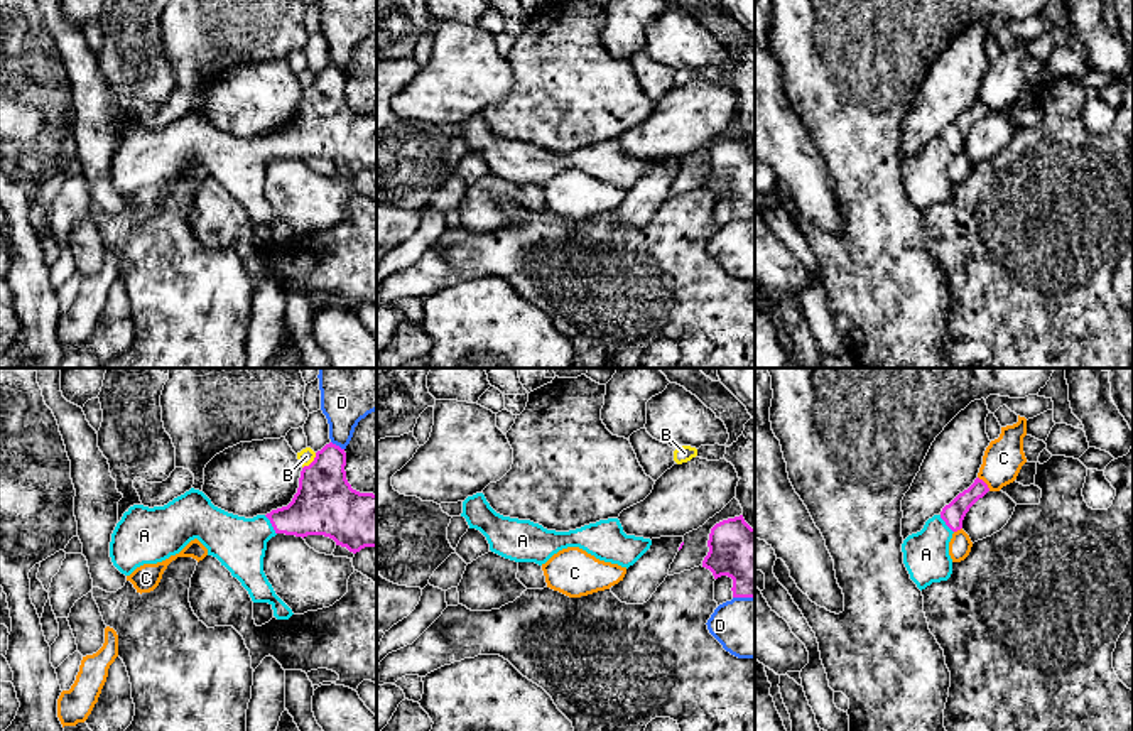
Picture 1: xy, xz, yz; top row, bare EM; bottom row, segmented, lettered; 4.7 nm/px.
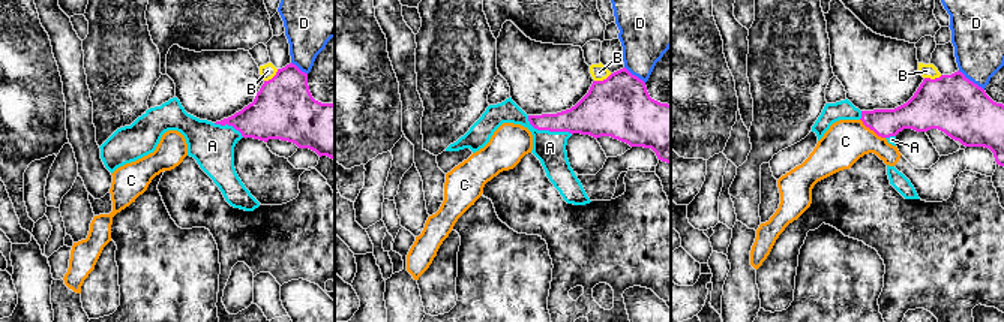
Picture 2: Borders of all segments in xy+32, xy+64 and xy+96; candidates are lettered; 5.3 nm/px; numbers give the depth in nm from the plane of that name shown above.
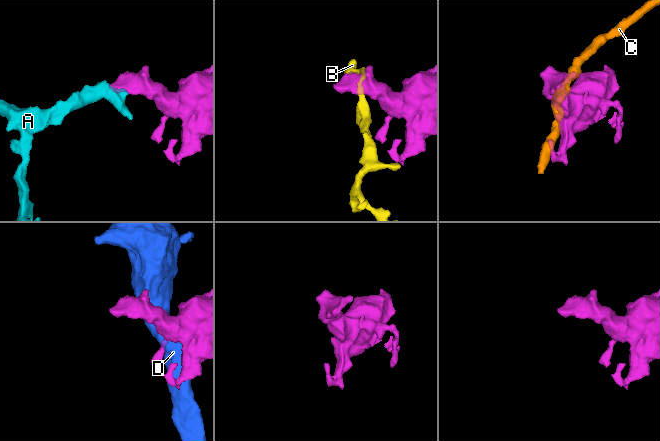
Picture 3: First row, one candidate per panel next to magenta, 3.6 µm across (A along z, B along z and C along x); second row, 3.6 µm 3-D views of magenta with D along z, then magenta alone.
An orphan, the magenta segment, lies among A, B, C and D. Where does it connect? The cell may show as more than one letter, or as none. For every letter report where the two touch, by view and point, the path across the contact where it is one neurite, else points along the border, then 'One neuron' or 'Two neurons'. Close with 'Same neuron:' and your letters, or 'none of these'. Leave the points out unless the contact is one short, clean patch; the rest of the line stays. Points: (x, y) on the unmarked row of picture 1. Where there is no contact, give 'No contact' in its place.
A: Touches magenta at xy (272, 147). Path across: xy (321, 129), (272, 147), (237, 164). One neuron
B: Touches magenta at xy (313, 83). Two neurons
C: Touches magenta at yz (985, 105). Boundary: yz (978, 98), (990, 112). Two neurons
D: Touches magenta at xy (338, 68). Two neurons
Same neuron: A

